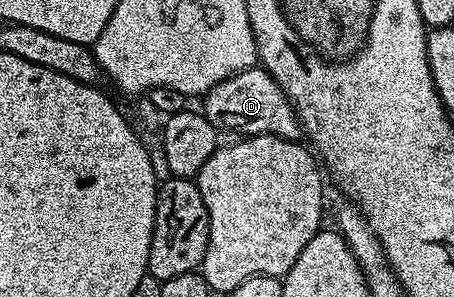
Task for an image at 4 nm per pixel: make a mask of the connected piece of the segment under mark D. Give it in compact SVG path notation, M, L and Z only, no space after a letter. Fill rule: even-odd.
M255 66L236 74L232 78L224 78L204 97L204 115L217 130L238 132L239 137L279 136L285 140L298 140L303 135L302 124L290 100L280 90L278 83L266 73L265 68Z

